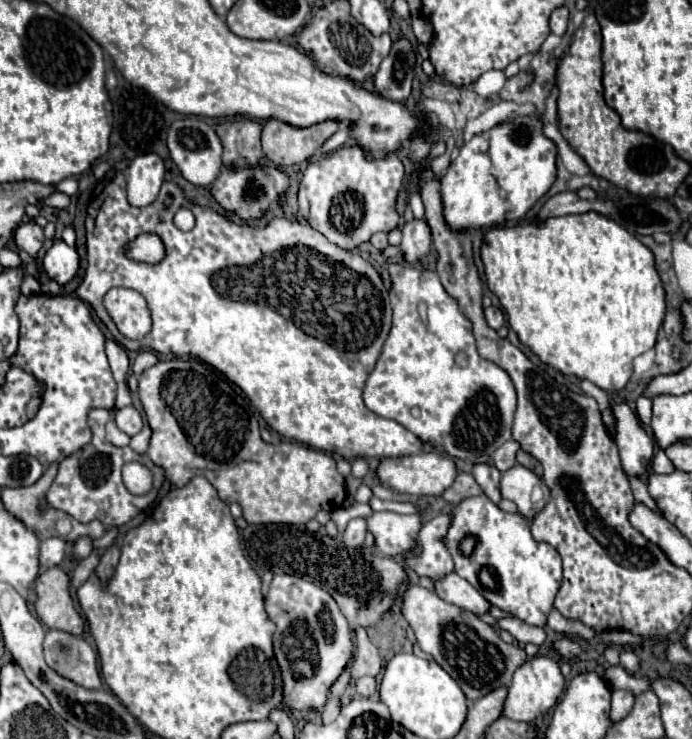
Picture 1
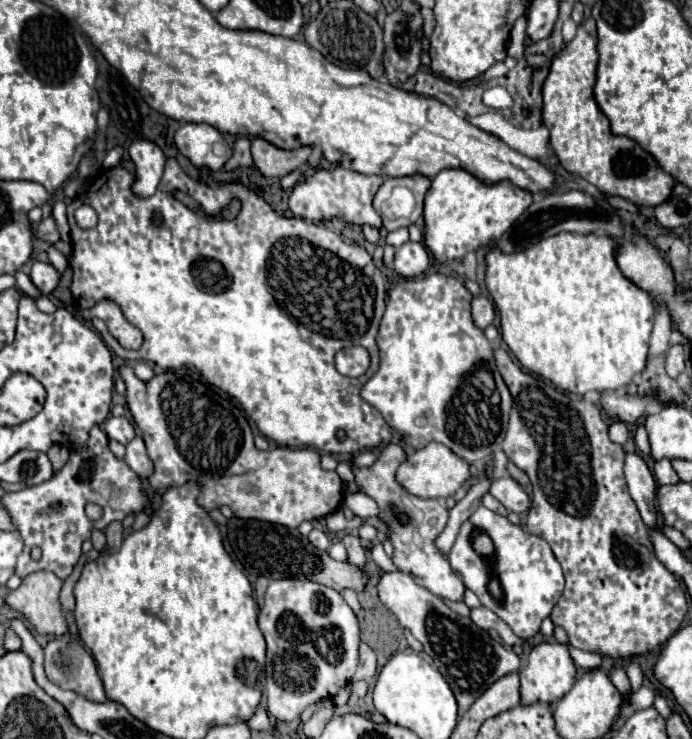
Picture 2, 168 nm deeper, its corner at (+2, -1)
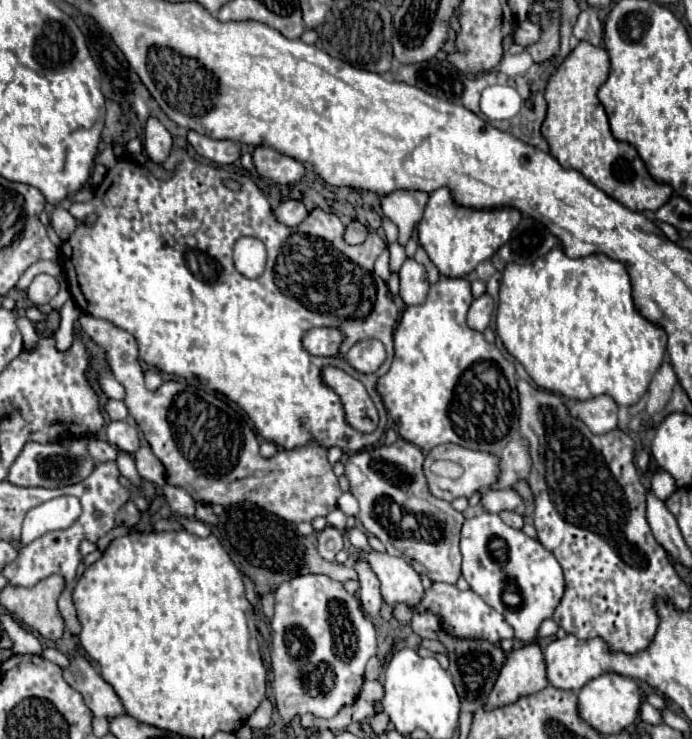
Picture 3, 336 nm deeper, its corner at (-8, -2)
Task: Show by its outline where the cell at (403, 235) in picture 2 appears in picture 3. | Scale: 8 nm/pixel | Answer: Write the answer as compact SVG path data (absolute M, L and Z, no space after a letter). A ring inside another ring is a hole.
M396 241L396 243L390 243L388 249L390 249L390 269L398 272L401 267L400 265L402 265L404 259L406 259L406 249L404 249L404 245L400 245L398 241Z

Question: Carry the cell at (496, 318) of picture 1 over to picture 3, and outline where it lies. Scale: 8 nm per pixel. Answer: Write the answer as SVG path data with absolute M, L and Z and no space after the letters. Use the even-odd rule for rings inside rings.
M484 293L482 297L472 301L468 311L468 325L476 331L484 331L490 325L492 313L494 313L494 301L488 293Z

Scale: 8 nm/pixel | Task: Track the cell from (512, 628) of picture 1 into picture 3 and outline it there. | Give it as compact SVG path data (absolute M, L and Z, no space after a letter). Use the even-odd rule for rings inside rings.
M432 583L430 589L426 589L426 595L418 607L420 611L428 609L432 613L438 613L442 617L442 625L446 631L454 633L456 637L474 637L474 639L488 639L492 643L502 639L514 639L514 629L504 621L504 617L494 611L482 597L478 597L474 591L460 591L456 585L446 583Z

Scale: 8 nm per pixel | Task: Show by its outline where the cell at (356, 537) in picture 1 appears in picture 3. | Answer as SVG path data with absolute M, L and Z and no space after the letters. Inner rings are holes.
M356 559L354 563L354 571L358 573L358 581L360 581L360 601L366 613L376 615L380 611L382 605L382 595L380 595L380 581L376 577L376 573L370 569L370 563L364 559Z

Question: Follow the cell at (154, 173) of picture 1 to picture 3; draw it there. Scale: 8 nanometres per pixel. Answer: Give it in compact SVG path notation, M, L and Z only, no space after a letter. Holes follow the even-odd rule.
M150 117L144 129L144 151L154 163L164 163L172 149L172 137L166 127L156 119Z

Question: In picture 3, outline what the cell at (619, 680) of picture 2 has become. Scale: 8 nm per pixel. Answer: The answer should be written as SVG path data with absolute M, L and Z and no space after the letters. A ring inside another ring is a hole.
M642 701L642 705L640 705L640 719L642 721L646 721L646 723L662 723L662 717L660 717L660 713L658 713L658 709L654 709L648 701Z

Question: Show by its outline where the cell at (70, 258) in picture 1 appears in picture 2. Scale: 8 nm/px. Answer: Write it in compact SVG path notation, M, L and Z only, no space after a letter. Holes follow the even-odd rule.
M34 260L32 268L30 268L30 280L34 282L34 286L36 286L44 296L48 296L48 294L58 286L60 274L54 270L54 266L52 266L50 262Z

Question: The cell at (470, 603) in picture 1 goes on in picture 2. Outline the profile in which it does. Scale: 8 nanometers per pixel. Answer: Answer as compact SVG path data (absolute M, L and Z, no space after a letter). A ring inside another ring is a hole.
M390 442L384 446L382 454L378 456L378 460L368 466L368 468L356 468L352 464L352 472L354 472L354 480L360 488L360 492L364 492L366 496L370 496L380 512L378 518L388 526L390 530L390 542L394 546L394 554L392 554L392 562L402 570L402 572L410 572L414 576L414 580L428 588L432 594L448 598L448 600L462 600L464 596L464 584L458 578L456 572L452 572L448 556L444 556L438 548L436 548L436 536L440 536L440 532L444 530L444 524L448 522L448 510L446 506L442 506L438 500L424 500L418 498L410 492L406 492L398 482L396 482L396 468L406 460L406 452L400 444Z

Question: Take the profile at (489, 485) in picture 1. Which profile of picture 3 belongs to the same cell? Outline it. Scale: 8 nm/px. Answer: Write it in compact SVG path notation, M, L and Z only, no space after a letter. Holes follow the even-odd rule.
M500 511L498 515L502 517L502 521L504 521L506 525L510 525L510 527L514 527L514 529L522 529L522 525L524 525L524 517L518 515L518 513L512 513L512 511Z

